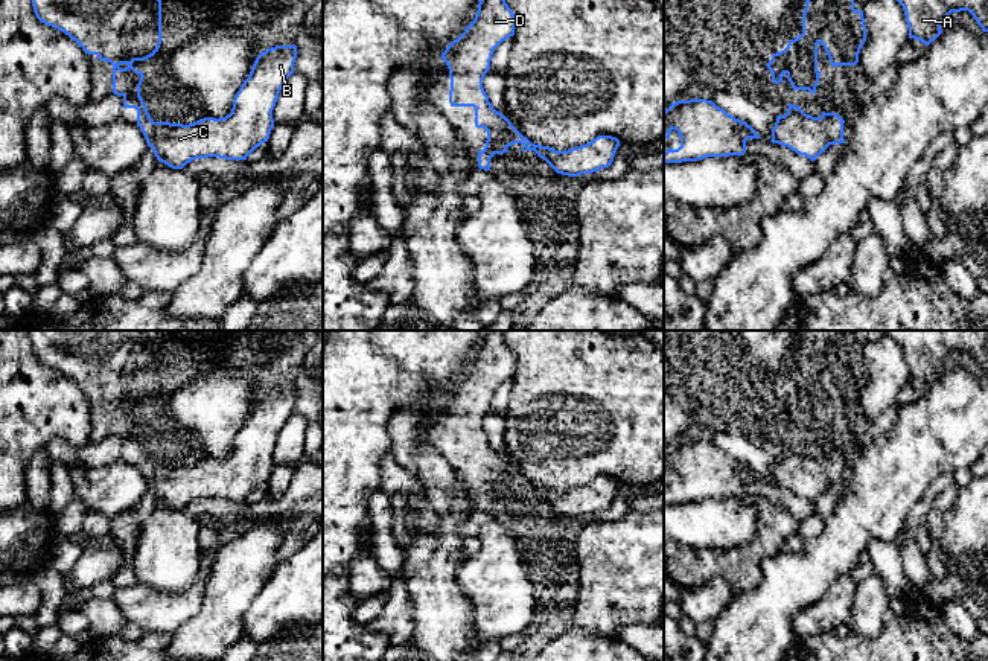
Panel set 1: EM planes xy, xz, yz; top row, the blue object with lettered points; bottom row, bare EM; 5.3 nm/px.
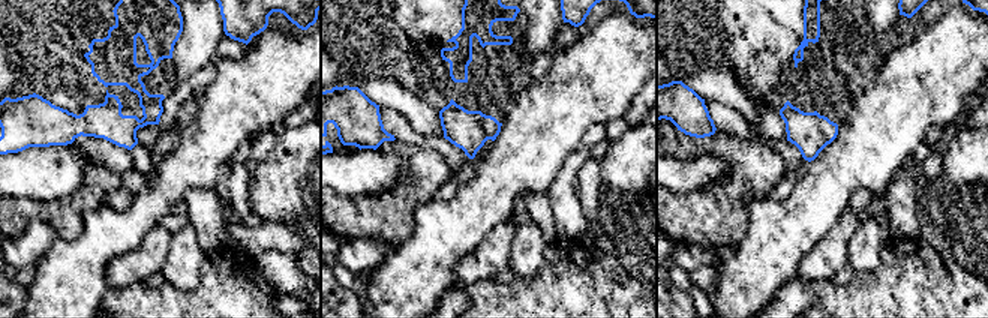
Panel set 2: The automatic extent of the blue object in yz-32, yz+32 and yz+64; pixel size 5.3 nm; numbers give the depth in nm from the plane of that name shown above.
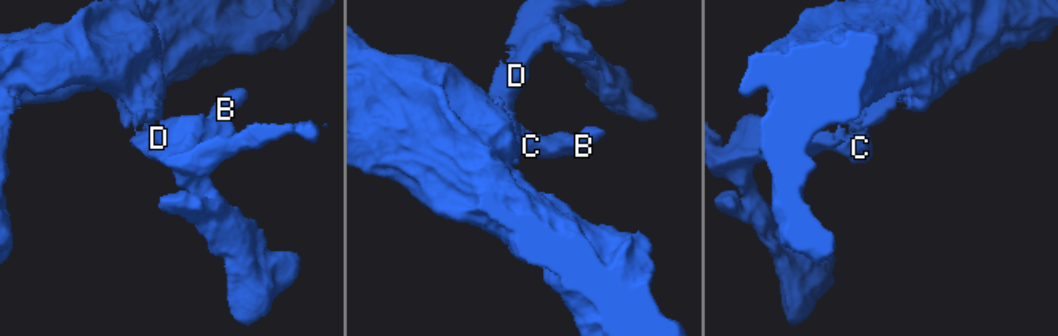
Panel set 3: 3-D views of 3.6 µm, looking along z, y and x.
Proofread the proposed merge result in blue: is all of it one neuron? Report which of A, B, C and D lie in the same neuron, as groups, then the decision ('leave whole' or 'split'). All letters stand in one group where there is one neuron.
A B C D; leave whole

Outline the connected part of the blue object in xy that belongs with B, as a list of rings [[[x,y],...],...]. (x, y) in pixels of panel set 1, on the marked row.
[[[32,0],[37,18],[52,26],[79,44],[85,53],[97,55],[100,61],[113,65],[113,93],[123,97],[123,108],[137,110],[137,125],[146,139],[148,146],[154,151],[158,161],[172,169],[183,169],[196,158],[219,157],[225,160],[247,160],[247,157],[262,143],[268,142],[274,126],[272,110],[279,99],[279,93],[286,79],[294,73],[297,58],[297,46],[276,46],[262,52],[233,99],[231,113],[225,117],[204,117],[193,123],[154,122],[146,110],[146,104],[140,96],[143,72],[132,67],[134,61],[145,61],[154,56],[161,44],[161,0]]]

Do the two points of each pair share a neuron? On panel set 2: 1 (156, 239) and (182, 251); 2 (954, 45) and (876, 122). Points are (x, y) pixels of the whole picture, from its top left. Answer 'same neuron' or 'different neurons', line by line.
1: different neurons
2: same neuron

